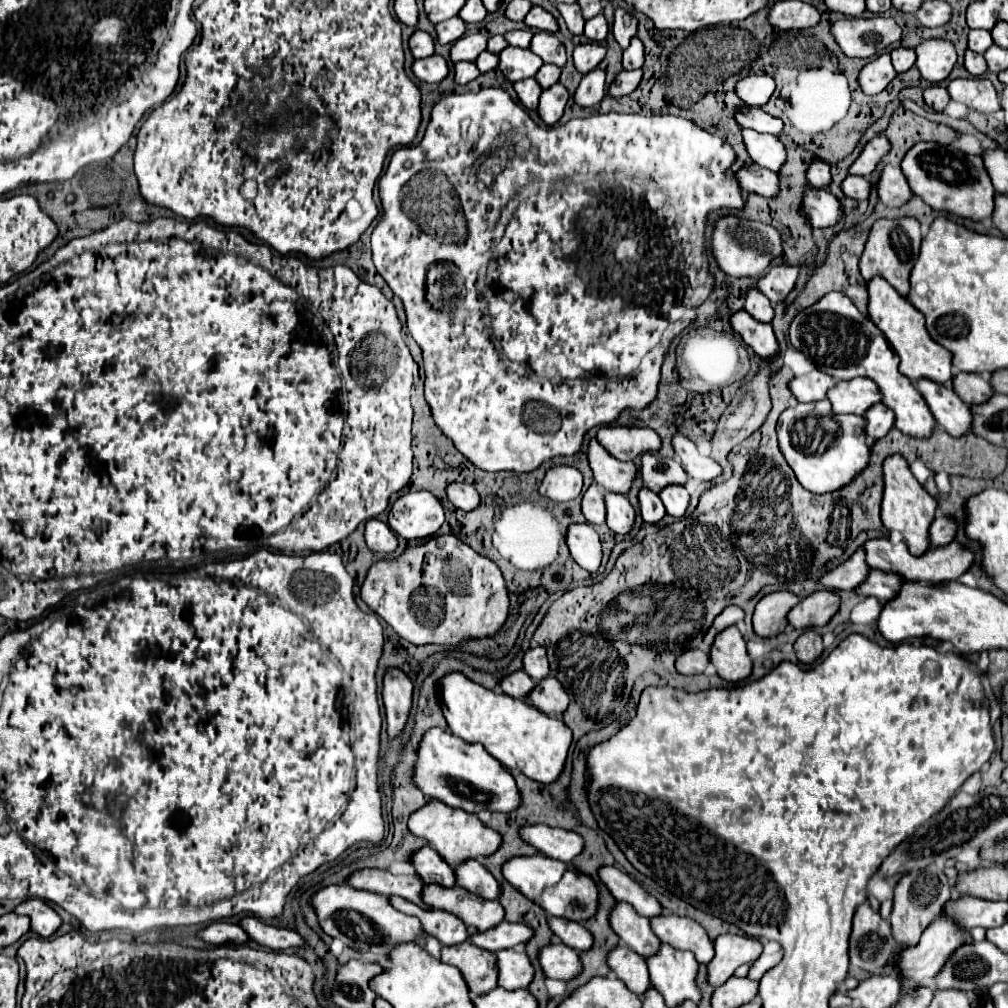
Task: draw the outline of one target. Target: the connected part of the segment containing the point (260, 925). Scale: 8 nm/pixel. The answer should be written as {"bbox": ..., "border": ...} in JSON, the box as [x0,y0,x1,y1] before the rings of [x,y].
{"bbox":[240,916,304,950],"border":[[[254,916],[242,918],[240,926],[242,926],[242,930],[246,930],[250,940],[254,940],[266,948],[272,948],[272,950],[288,950],[288,948],[304,944],[298,932],[264,924],[262,920],[258,920]]]}

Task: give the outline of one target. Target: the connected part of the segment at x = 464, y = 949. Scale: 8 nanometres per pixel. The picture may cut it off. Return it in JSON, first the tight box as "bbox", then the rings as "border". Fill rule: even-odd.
{"bbox":[440,940,498,996],"border":[[[466,940],[454,946],[444,946],[440,952],[440,960],[444,964],[456,966],[462,972],[472,996],[496,988],[498,968],[496,968],[496,956],[492,952],[482,950]]]}

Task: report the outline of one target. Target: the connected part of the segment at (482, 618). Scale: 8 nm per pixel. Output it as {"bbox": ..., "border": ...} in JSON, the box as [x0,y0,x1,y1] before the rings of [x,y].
{"bbox":[360,536,508,646],"border":[[[430,536],[424,538],[418,546],[408,546],[394,560],[378,560],[366,574],[360,588],[362,600],[382,616],[402,638],[412,644],[440,644],[440,646],[458,646],[464,638],[482,638],[492,636],[504,624],[508,616],[508,592],[500,568],[488,558],[474,552],[468,544],[460,542],[456,536]]]}

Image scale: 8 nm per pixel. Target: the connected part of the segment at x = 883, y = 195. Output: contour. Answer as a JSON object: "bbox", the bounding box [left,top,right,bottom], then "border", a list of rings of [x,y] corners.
{"bbox":[876,166,912,208],"border":[[[884,166],[878,176],[876,190],[878,190],[878,200],[890,208],[904,204],[912,196],[900,166]]]}

